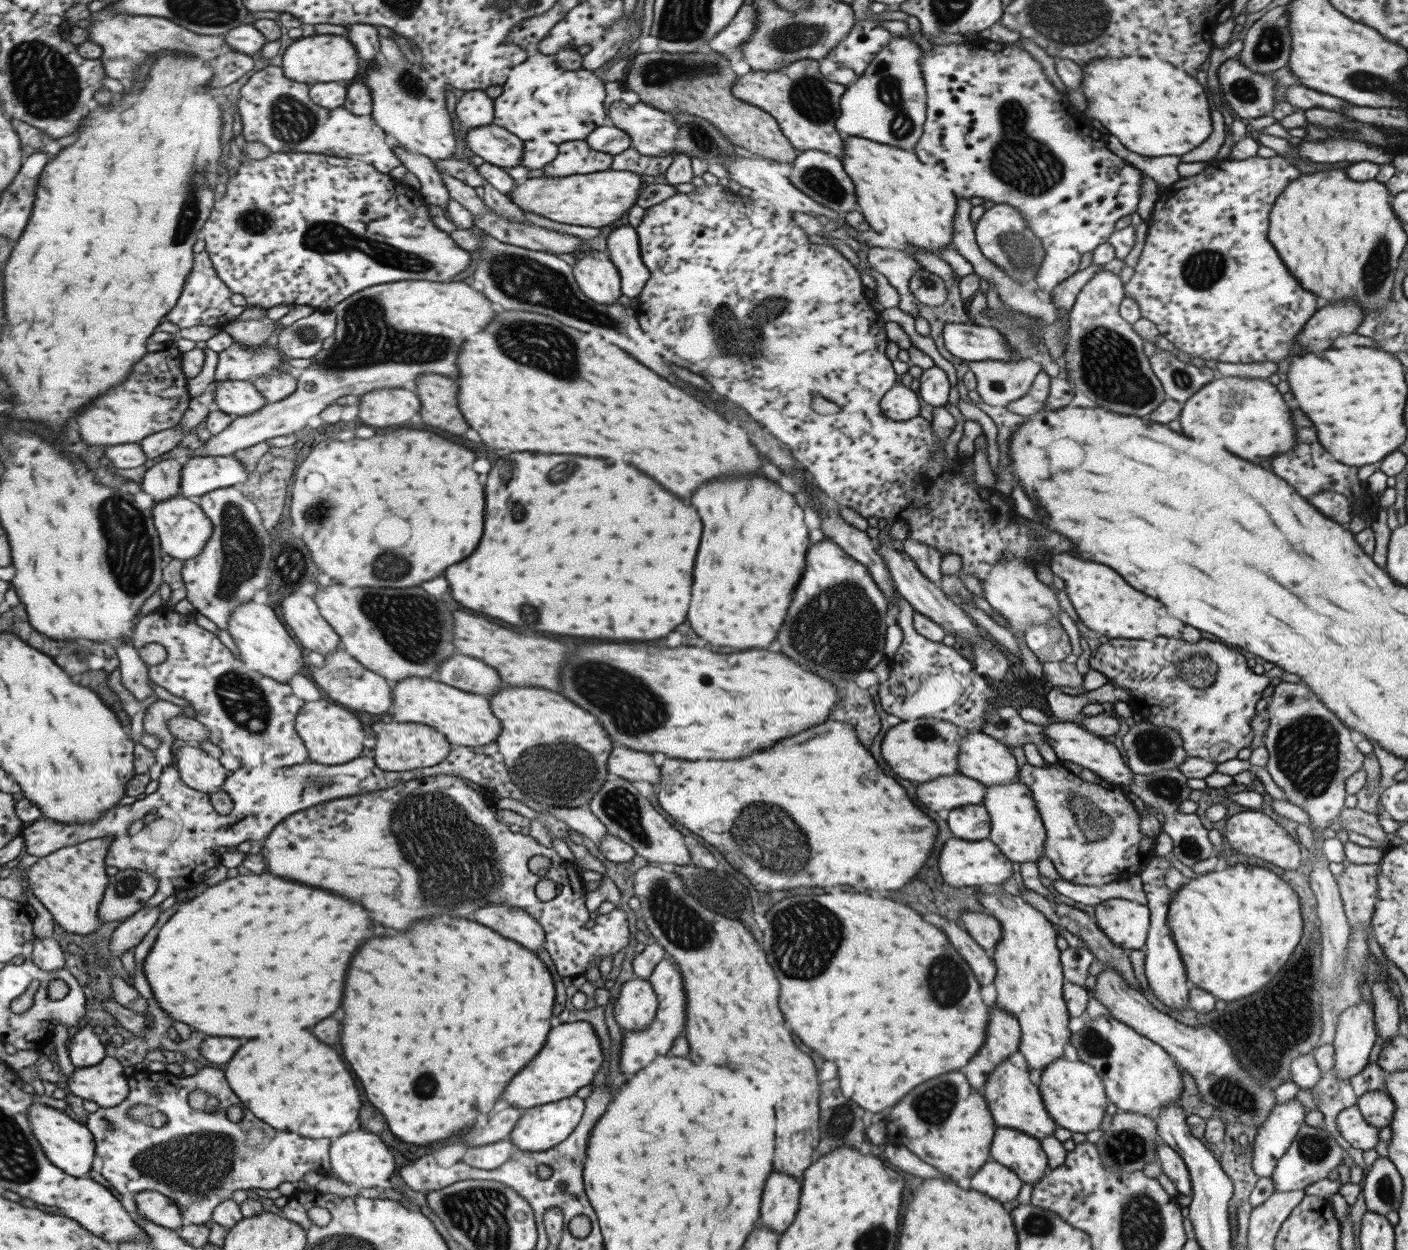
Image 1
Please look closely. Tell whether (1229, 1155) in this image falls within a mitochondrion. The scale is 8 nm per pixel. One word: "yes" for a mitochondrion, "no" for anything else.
no

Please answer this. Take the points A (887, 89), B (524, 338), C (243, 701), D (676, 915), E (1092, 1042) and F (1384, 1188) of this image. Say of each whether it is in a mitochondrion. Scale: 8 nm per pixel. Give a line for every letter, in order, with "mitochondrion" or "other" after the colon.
A: mitochondrion
B: mitochondrion
C: mitochondrion
D: mitochondrion
E: mitochondrion
F: mitochondrion

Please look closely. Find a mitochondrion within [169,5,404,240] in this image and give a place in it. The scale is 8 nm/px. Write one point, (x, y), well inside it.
(291, 121)

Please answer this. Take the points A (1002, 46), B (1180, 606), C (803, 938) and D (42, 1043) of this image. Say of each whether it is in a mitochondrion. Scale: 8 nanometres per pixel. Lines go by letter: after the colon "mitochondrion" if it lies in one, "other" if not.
A: other
B: other
C: mitochondrion
D: other

